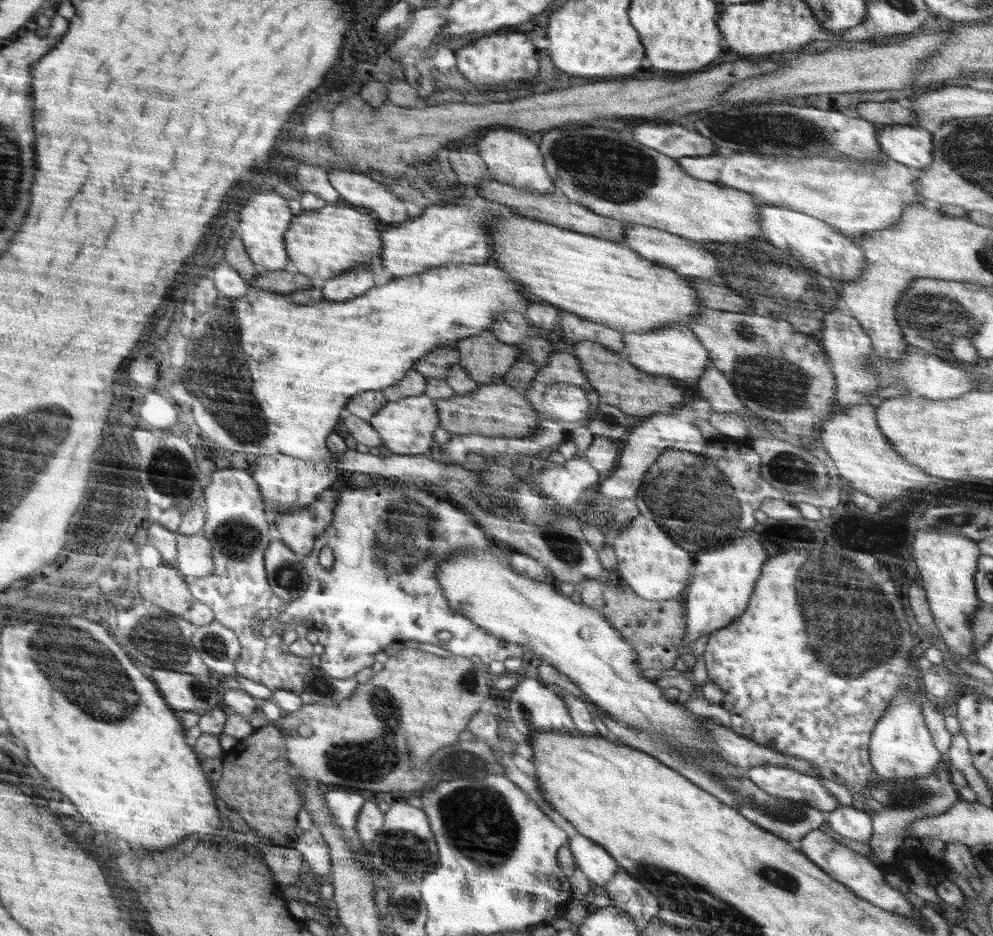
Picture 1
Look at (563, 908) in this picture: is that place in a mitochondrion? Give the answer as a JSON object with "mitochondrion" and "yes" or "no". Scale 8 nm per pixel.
{"mitochondrion":"no"}

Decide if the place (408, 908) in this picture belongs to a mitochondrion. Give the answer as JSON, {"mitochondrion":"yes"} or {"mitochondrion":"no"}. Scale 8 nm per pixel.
{"mitochondrion":"yes"}

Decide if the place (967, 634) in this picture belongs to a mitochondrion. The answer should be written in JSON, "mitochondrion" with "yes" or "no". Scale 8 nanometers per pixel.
{"mitochondrion":"no"}

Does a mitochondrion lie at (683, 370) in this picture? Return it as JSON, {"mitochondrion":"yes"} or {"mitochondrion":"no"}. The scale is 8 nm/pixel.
{"mitochondrion":"no"}

